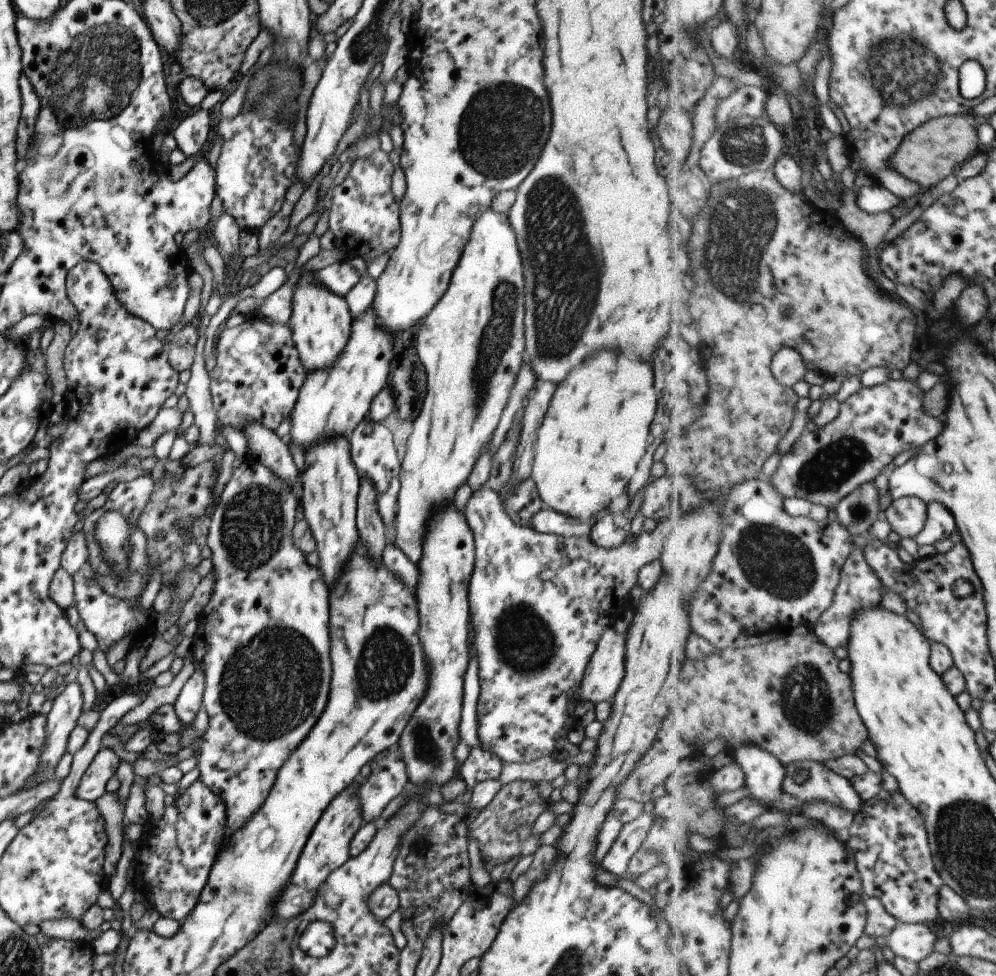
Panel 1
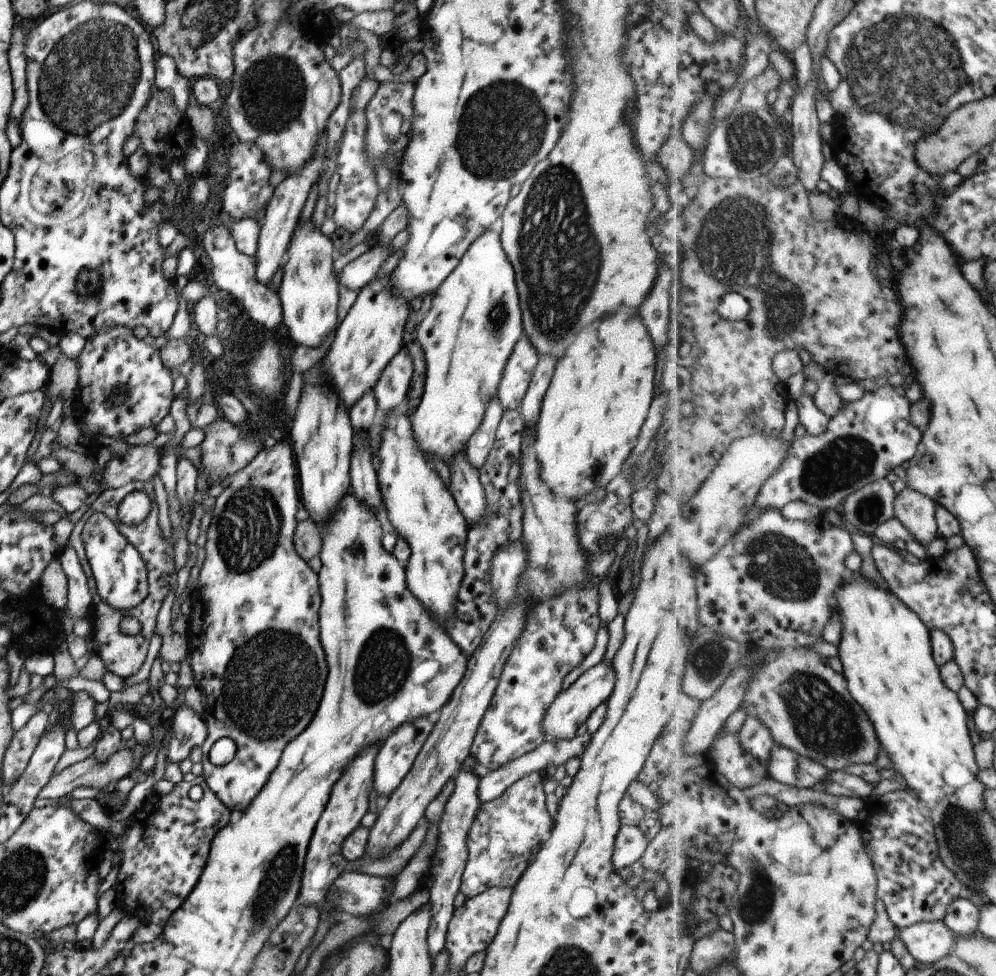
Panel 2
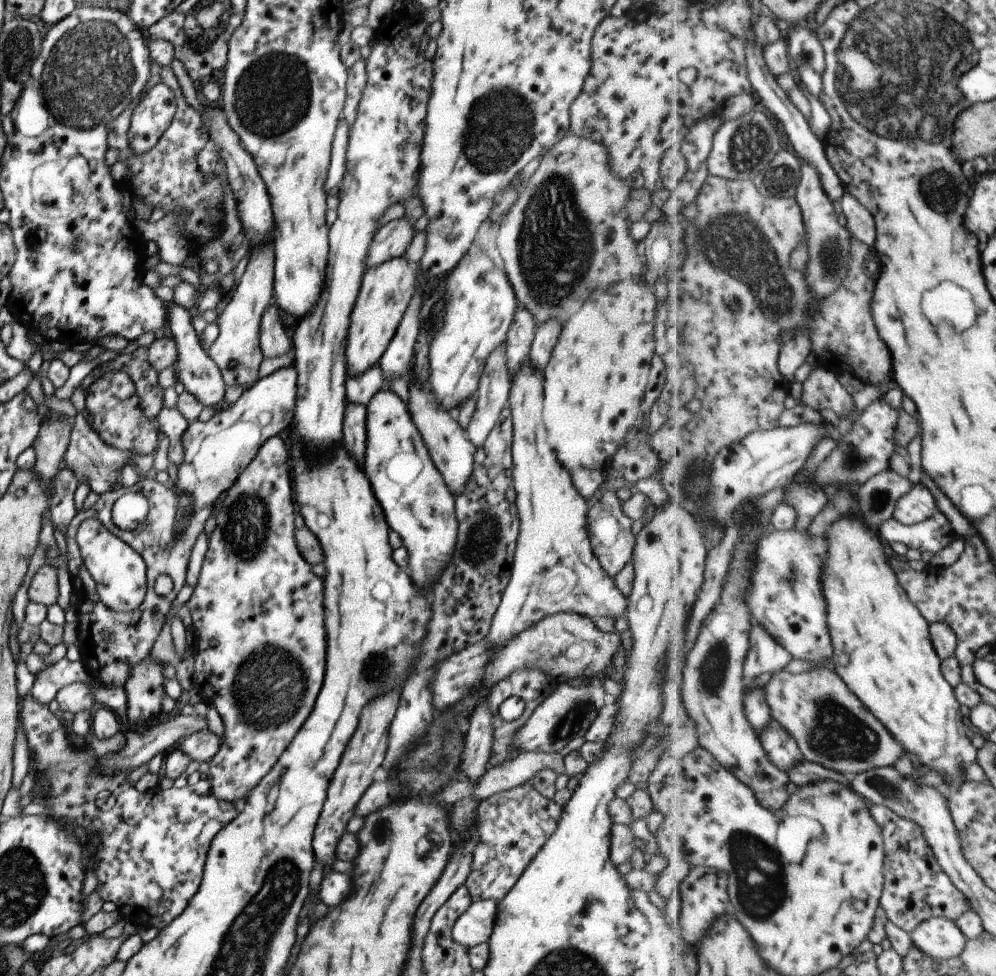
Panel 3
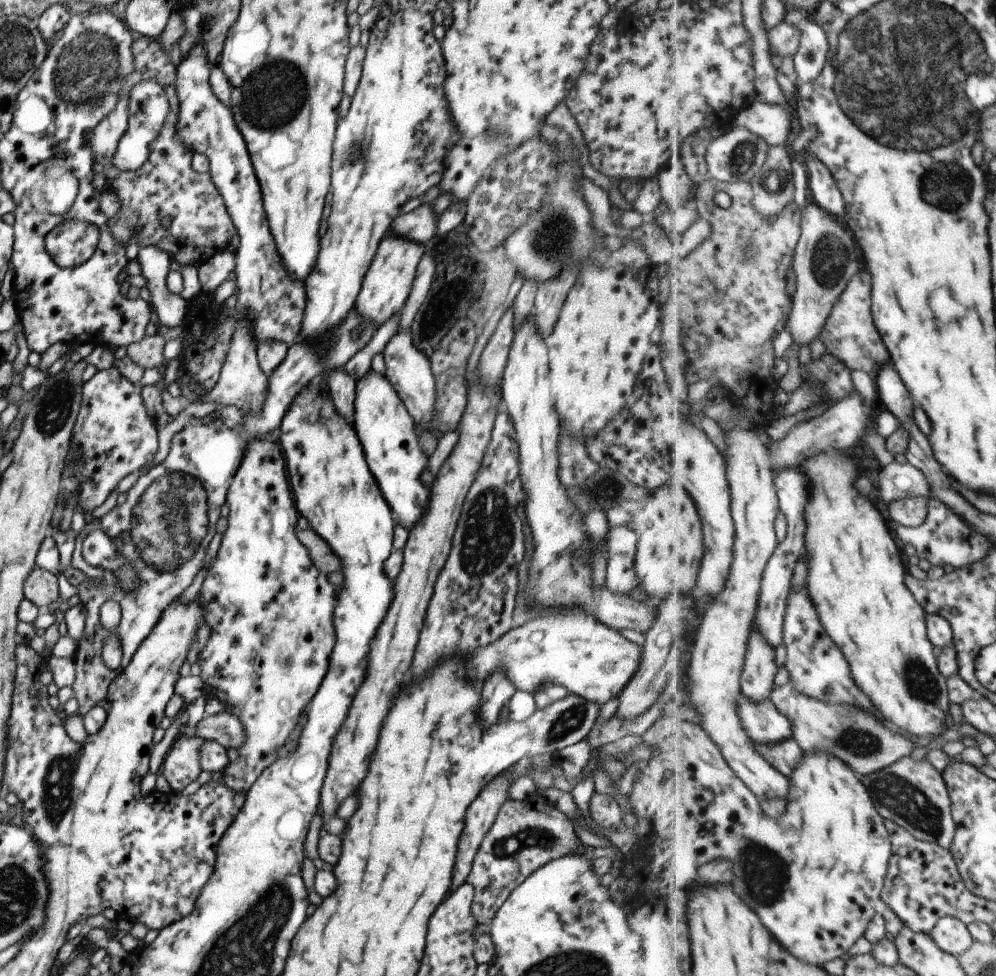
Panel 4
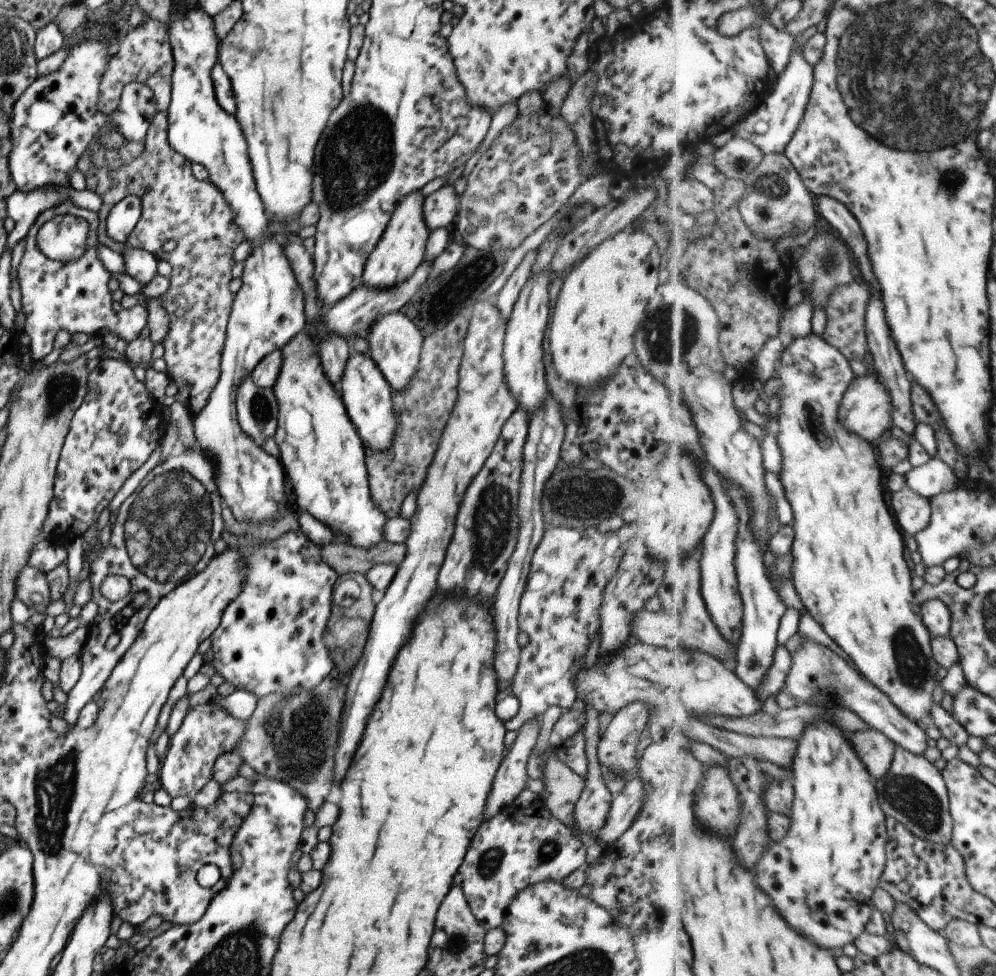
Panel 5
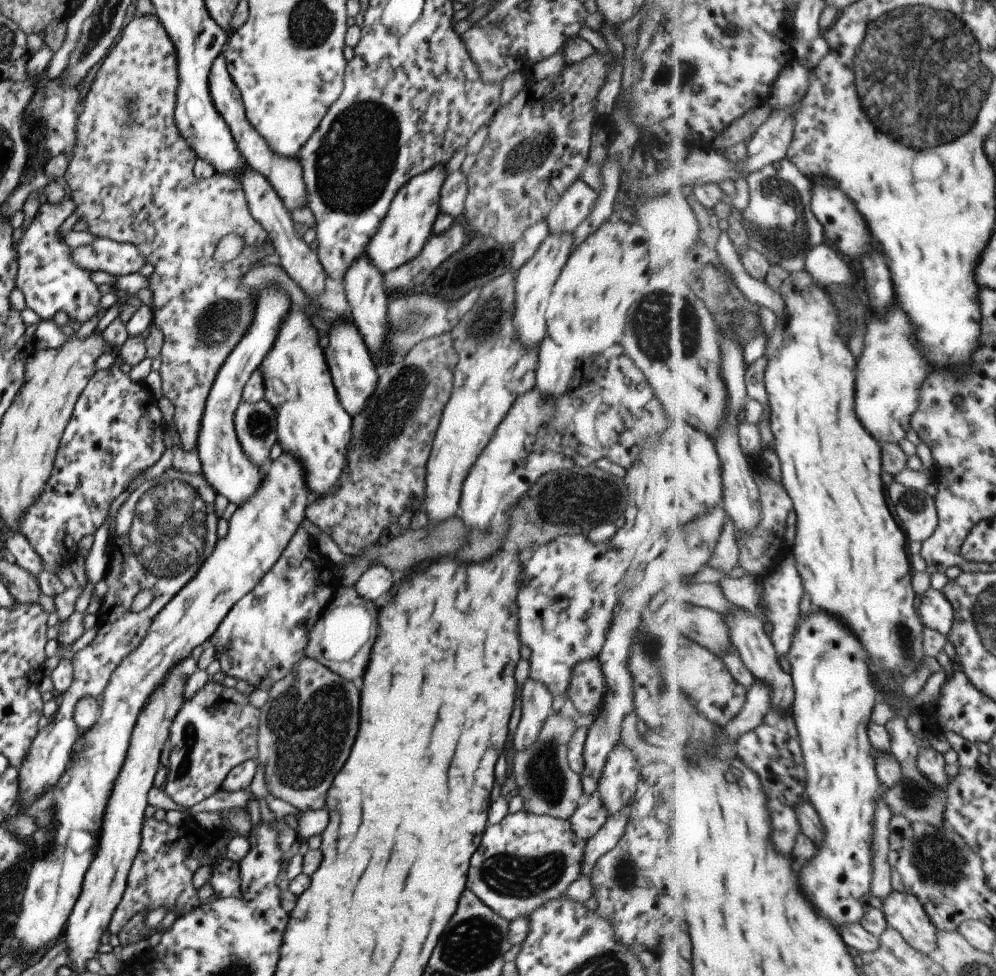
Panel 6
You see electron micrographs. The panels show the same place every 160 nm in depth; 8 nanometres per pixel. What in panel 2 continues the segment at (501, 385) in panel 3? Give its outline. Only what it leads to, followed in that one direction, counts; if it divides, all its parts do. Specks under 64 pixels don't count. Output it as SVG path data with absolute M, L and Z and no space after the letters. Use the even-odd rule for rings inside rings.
M491 397L483 409L479 426L471 433L464 448L467 460L478 470L494 441L494 434L503 410L498 398Z

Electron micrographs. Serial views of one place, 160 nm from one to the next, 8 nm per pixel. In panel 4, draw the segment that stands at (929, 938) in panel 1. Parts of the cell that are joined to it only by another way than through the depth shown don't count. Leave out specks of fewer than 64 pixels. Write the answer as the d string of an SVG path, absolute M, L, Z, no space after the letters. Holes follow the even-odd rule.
M957 917L941 919L930 935L944 951L954 954L957 958L976 941L968 925Z

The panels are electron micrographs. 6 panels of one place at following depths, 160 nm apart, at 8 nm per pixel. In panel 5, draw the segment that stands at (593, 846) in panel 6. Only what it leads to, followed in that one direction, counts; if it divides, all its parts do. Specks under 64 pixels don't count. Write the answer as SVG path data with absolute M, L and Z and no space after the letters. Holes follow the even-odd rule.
M634 776L623 785L621 792L612 798L603 826L593 833L594 842L603 846L617 842L623 832L631 827L641 808L642 798L642 782L639 777Z

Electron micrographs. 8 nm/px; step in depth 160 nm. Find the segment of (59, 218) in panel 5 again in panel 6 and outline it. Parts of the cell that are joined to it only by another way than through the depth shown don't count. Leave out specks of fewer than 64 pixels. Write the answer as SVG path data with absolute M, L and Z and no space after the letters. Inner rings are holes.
M152 14L134 16L125 27L120 30L121 36L119 40L107 55L101 60L101 66L97 70L93 78L89 90L83 103L79 107L79 115L74 130L74 147L68 157L68 164L61 179L67 187L67 198L75 205L73 212L63 220L61 226L57 230L59 240L67 232L75 229L75 224L82 221L84 230L92 234L94 237L105 237L118 243L129 243L135 246L144 258L144 262L153 266L153 271L147 277L150 282L147 288L151 293L152 305L152 321L151 325L157 327L161 332L162 343L159 350L161 363L158 373L160 374L160 387L162 396L167 398L173 405L173 417L177 436L179 436L180 448L185 452L195 451L197 435L201 416L203 416L204 404L213 384L215 375L223 361L229 356L229 353L235 348L240 337L250 327L252 318L254 317L255 301L251 289L241 285L241 278L255 265L263 255L264 249L271 246L270 238L263 227L249 214L247 203L244 199L244 192L237 178L226 175L225 173L213 173L209 178L196 179L192 173L192 168L196 159L195 151L186 143L186 140L180 136L179 129L175 126L174 106L176 103L175 91L178 87L178 70L175 54L175 47L169 40L165 29L161 26L159 19ZM228 234L238 234L244 242L245 250L241 251L234 259L227 262L219 262L215 260L214 250L220 238Z

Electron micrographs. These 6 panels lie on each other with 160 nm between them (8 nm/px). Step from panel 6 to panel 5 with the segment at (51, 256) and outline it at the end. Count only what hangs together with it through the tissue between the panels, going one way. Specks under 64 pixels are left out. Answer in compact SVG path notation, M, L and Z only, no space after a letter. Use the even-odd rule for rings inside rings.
M66 200L37 215L31 228L26 232L25 247L16 268L16 279L20 288L20 310L25 315L21 332L29 336L28 350L33 361L41 360L51 352L53 339L58 330L66 330L71 335L74 332L81 332L91 337L109 331L128 343L137 337L146 325L146 309L143 306L137 304L133 308L122 309L117 313L111 309L111 293L107 291L110 273L103 268L95 255L95 245L99 243L97 227L96 212L76 207ZM57 214L81 216L88 224L85 251L79 259L69 263L48 259L36 247L36 234L39 228Z

